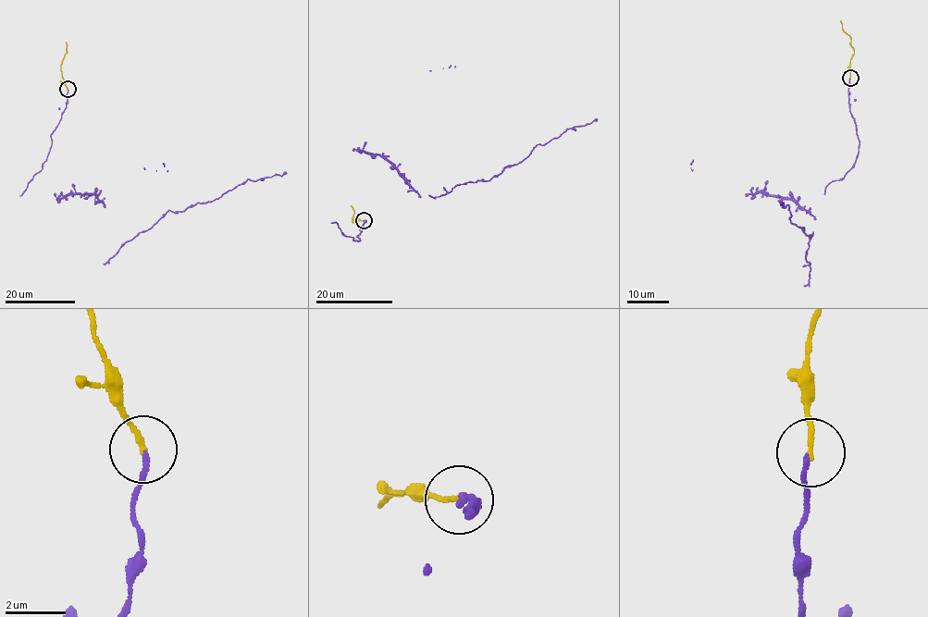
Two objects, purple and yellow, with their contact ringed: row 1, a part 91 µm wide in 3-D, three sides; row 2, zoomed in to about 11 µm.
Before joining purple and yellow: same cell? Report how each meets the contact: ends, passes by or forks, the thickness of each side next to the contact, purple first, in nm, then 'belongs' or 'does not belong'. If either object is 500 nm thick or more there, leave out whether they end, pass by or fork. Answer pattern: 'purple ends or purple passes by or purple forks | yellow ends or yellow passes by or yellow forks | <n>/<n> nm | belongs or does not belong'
purple ends | yellow ends | 160/160 nm | belongs

